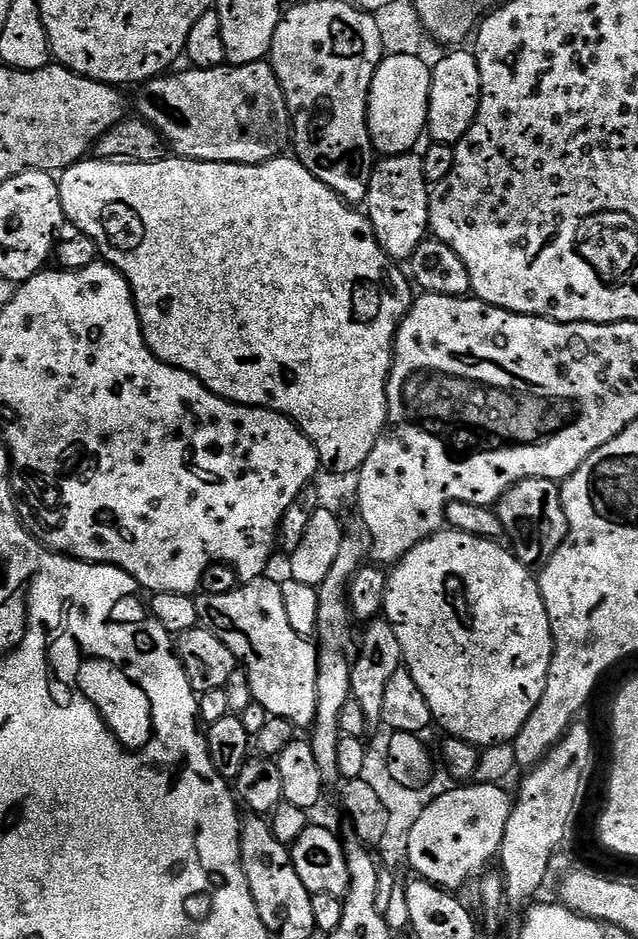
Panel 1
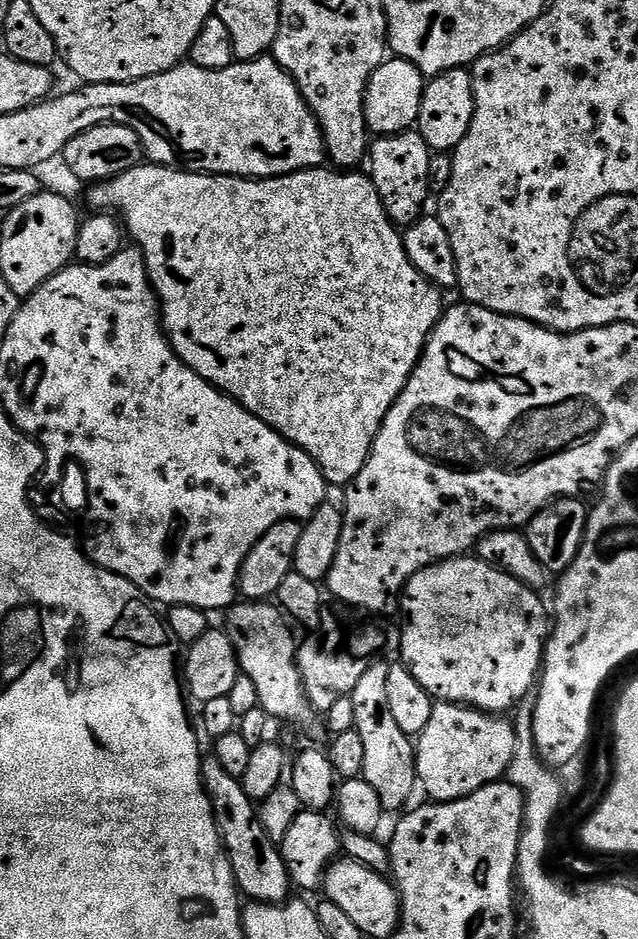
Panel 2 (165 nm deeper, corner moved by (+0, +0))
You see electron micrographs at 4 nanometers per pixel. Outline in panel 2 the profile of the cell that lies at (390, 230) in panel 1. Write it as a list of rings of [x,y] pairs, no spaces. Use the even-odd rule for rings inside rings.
[[[418,130],[399,132],[397,136],[382,136],[373,139],[370,144],[370,175],[382,198],[382,206],[388,219],[397,226],[407,226],[425,215],[430,197],[430,162],[433,151],[422,138]]]

